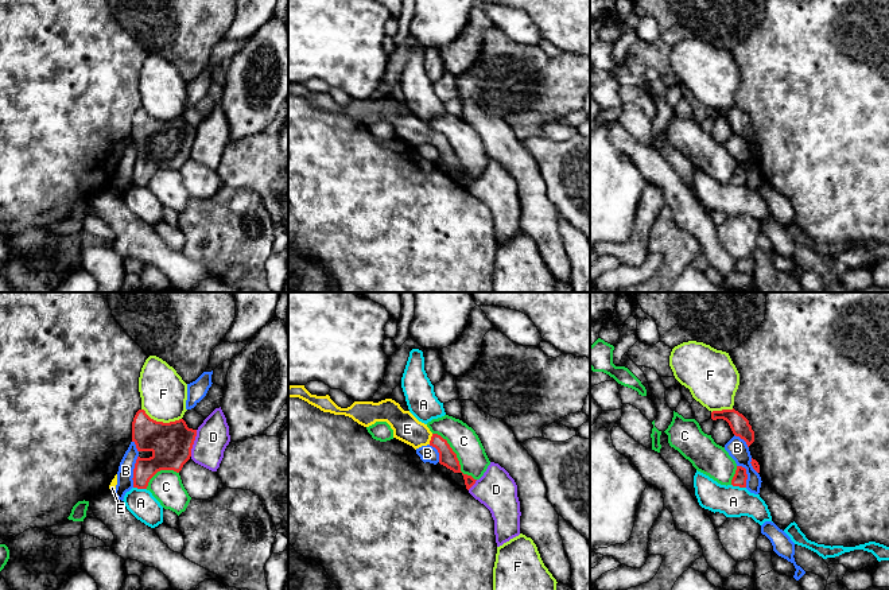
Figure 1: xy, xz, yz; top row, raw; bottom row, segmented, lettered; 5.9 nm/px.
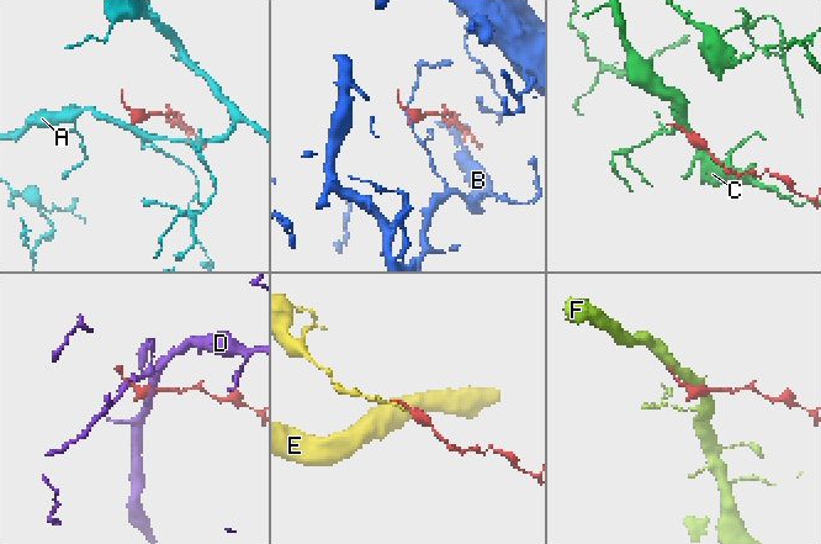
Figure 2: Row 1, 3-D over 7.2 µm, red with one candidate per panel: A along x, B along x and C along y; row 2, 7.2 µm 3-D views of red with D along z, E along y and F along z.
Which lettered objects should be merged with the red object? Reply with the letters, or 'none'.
E

